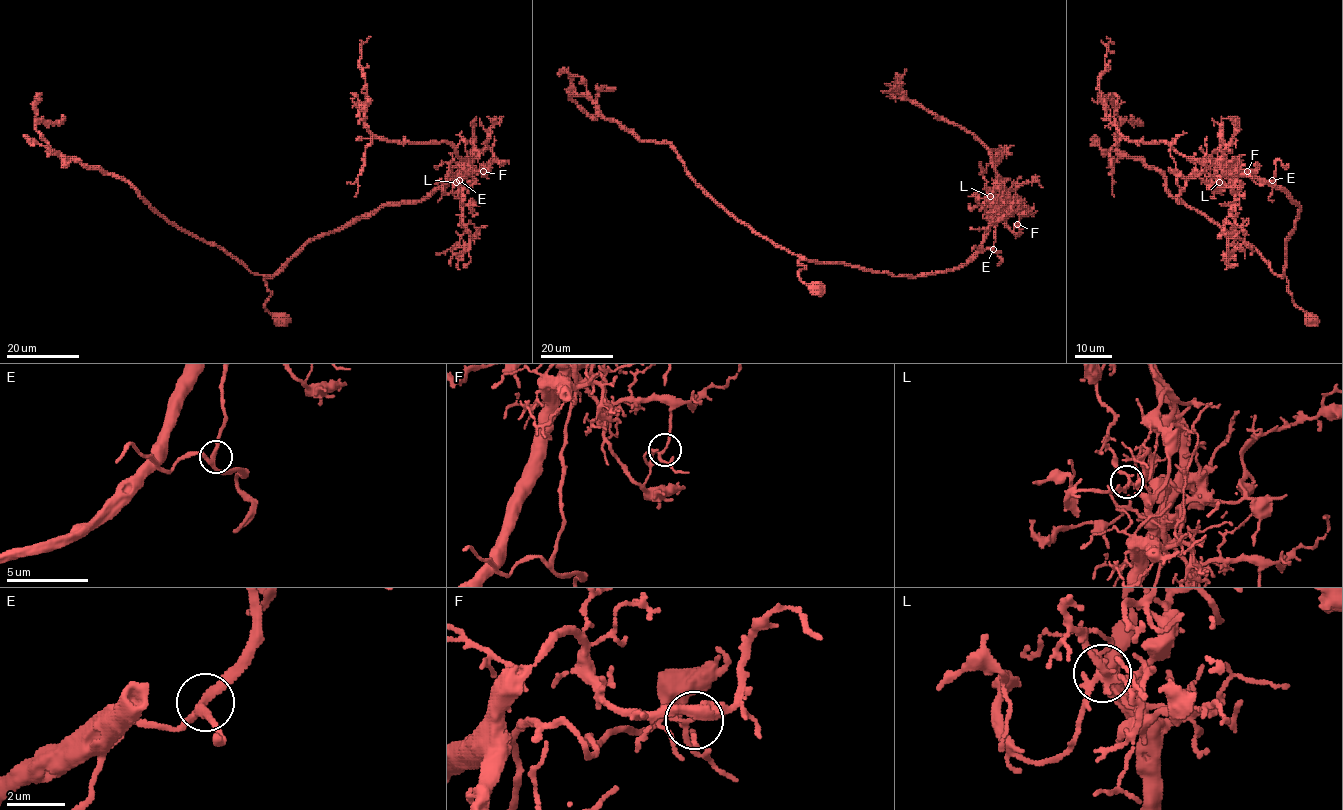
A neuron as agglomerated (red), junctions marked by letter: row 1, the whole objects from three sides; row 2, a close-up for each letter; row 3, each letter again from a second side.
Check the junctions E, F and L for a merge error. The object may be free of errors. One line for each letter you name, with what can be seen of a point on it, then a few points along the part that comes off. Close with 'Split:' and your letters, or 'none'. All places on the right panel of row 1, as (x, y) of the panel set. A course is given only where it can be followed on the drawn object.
F: place (1247, 171); course (1247, 172), (1223, 175), (1225, 185), (1214, 191), (1212, 185), (1219, 183), (1196, 169), (1195, 152)
Split: F

